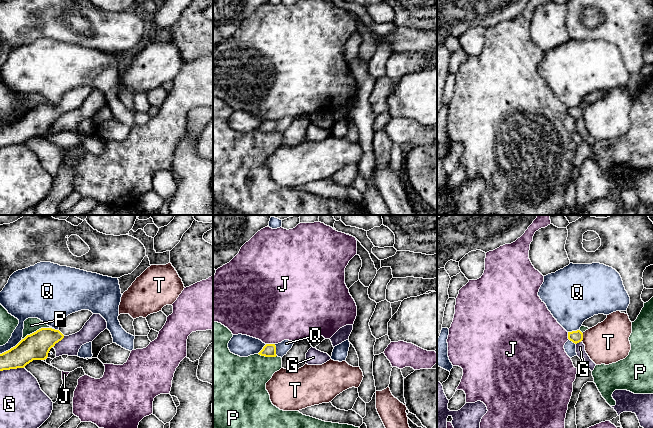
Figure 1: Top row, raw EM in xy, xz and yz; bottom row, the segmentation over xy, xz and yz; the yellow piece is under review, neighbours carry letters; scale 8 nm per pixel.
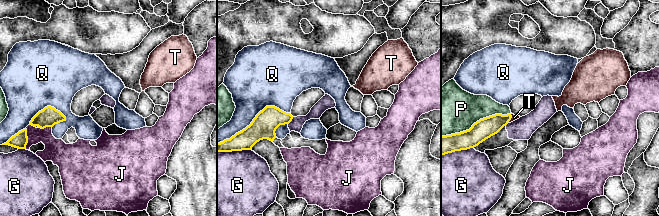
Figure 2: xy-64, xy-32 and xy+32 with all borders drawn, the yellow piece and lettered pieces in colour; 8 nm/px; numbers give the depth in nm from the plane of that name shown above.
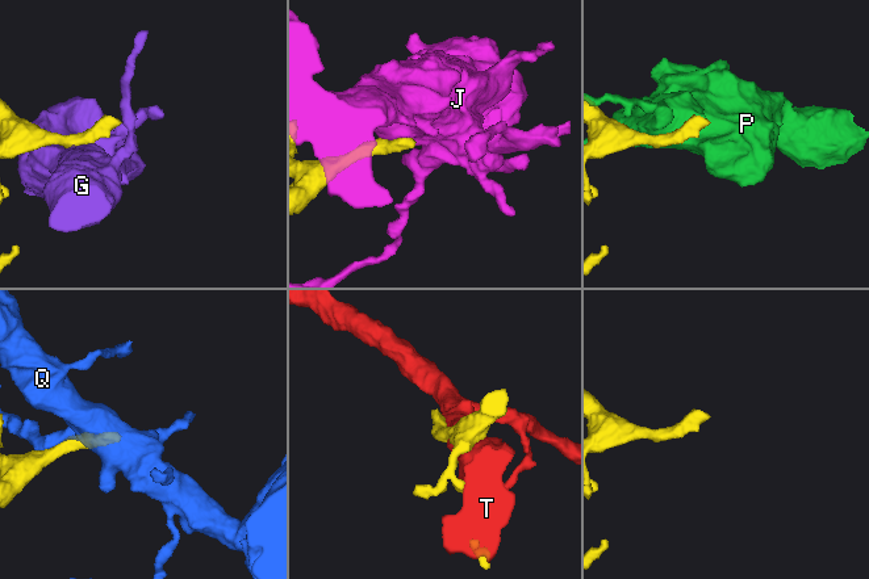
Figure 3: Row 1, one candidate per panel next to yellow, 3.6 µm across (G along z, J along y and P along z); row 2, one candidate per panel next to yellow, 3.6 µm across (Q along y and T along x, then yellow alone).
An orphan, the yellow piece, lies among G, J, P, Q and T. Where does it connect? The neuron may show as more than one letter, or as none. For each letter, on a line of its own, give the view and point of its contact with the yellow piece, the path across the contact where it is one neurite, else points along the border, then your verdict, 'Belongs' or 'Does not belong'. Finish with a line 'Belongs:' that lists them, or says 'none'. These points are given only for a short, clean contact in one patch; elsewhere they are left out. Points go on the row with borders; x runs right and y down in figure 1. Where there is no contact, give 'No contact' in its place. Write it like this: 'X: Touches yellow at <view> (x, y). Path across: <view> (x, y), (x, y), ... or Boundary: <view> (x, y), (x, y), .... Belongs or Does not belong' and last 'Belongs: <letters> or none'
G: Touches yellow at xy (11, 368). Does not belong
J: Touches yellow at xz (270, 344). Does not belong
P: Touches yellow at xy (37, 330). Does not belong
Q: Touches yellow at xy (11, 348). Does not belong
T: Touches yellow at yz (582, 337). Does not belong
Belongs: none

